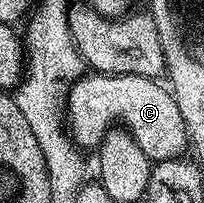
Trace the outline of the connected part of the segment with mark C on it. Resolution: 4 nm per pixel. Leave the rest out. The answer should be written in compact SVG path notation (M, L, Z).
M82 75L67 91L67 131L73 143L81 149L100 148L111 125L123 124L124 130L133 136L150 161L178 158L184 152L181 150L187 147L184 119L173 92L168 86L159 84L157 79L149 79L146 75Z

